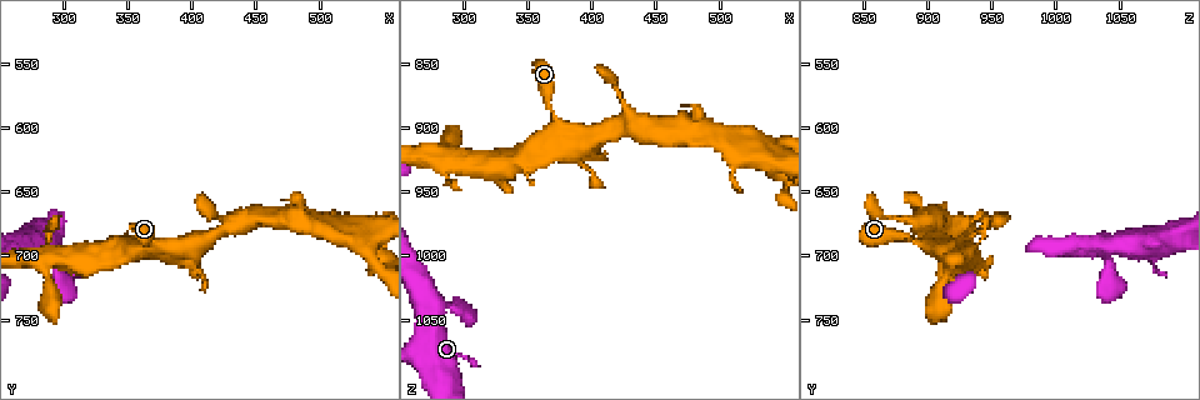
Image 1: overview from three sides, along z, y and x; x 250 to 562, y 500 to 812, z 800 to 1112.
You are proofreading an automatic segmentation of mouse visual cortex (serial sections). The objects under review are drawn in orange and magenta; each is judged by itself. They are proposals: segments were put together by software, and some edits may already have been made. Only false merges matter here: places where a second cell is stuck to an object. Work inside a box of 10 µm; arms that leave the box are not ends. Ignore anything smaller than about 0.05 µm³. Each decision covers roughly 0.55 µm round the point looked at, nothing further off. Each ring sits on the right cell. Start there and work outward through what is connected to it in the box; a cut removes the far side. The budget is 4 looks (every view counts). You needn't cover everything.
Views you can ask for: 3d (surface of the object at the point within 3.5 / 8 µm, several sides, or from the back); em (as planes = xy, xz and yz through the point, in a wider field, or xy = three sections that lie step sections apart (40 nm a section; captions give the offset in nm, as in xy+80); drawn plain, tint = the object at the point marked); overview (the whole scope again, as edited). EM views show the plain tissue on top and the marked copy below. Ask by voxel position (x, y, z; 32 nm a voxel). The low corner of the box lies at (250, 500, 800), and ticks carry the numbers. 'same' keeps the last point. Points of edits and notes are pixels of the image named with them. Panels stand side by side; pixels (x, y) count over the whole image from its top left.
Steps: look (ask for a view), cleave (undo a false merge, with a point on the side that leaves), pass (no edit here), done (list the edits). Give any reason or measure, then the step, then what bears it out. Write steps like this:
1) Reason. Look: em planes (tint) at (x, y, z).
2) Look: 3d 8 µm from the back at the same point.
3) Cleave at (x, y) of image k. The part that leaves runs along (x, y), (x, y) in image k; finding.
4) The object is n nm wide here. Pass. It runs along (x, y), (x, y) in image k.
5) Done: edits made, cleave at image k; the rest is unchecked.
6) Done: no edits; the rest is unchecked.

Look: 3d 3.5 µm from the back at (302, 720, 1046).

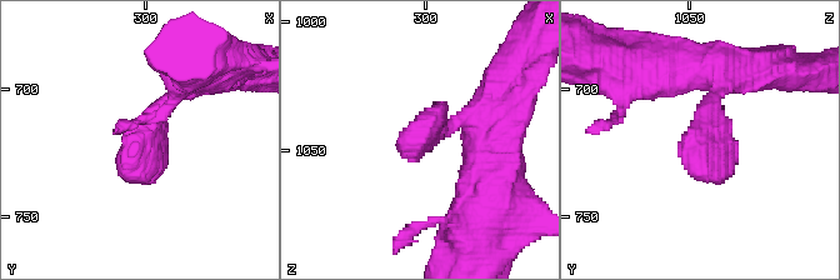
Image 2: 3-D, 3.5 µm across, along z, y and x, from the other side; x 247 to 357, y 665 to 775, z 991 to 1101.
Look: em xy step 5 (tint) at (300, 720, 1046).

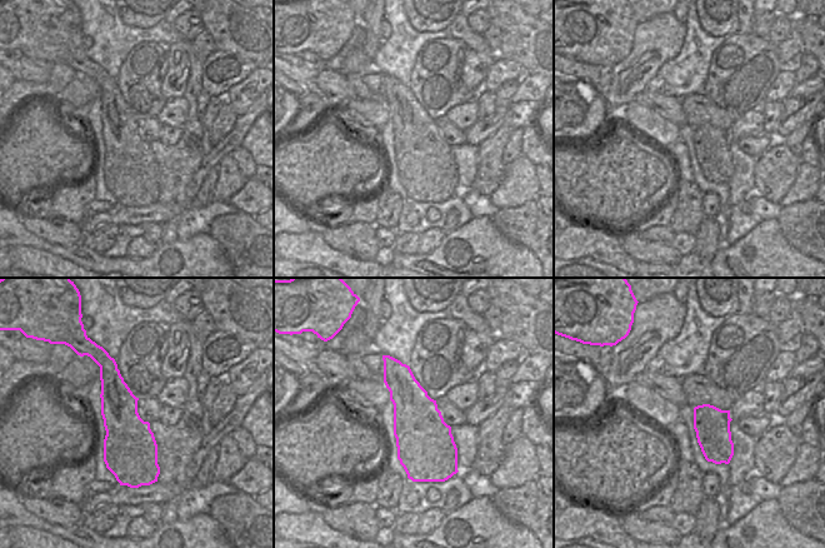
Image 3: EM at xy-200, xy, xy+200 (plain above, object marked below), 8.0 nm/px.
Pass. It runs along (201, 66), (144, 131), (159, 170) in image 2; continuous, no second cell.

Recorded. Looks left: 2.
Arms part here. Look: 3d 3.5 µm at (326, 702, 932).

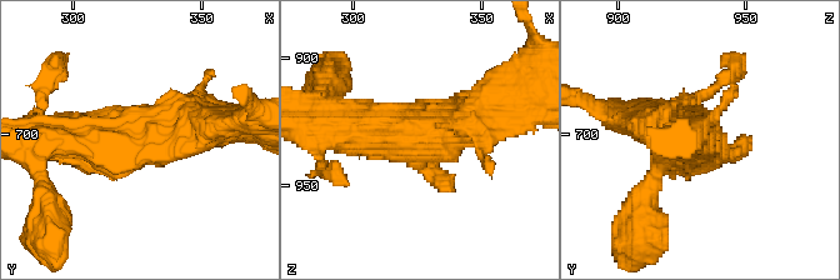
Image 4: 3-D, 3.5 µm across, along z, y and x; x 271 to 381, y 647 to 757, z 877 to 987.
Shape alone is not enough. Look: em xy step 1 (tint) at (325, 700, 930).

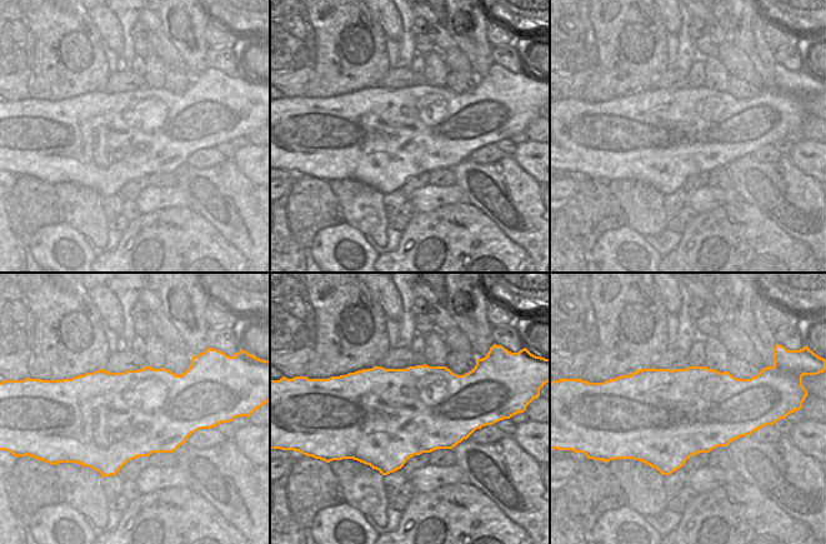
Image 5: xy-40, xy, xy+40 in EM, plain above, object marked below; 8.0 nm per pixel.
The object is 800 nm wide here. Pass. It runs along (491, 104), (423, 136), (330, 126) in image 4; all the same cell.

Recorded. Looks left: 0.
Done: no edits; the rest is unchecked.

